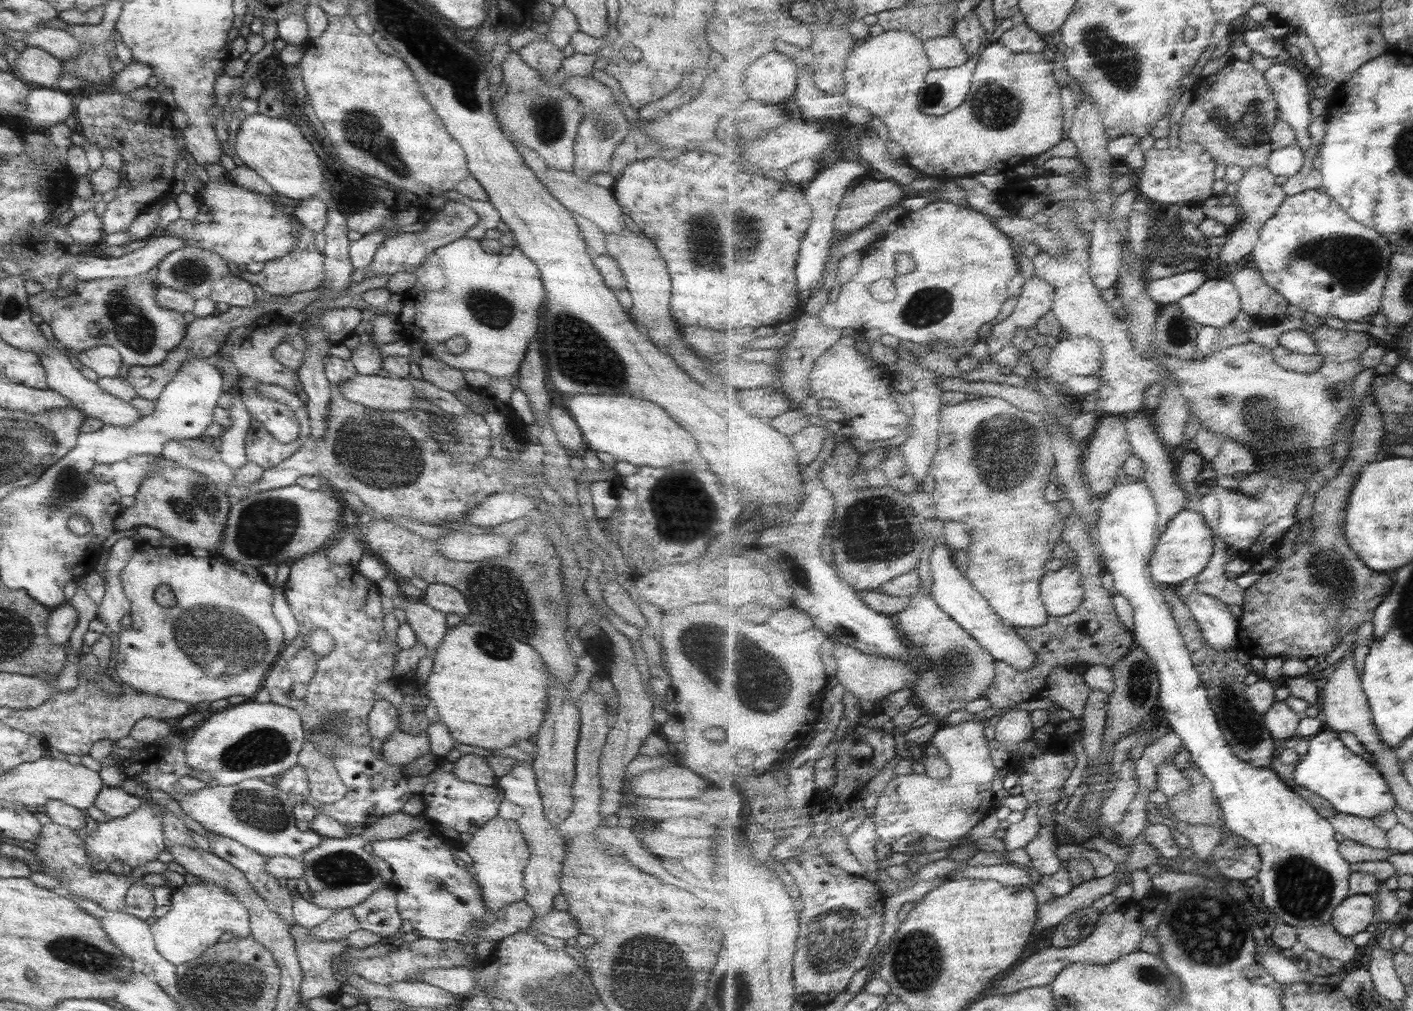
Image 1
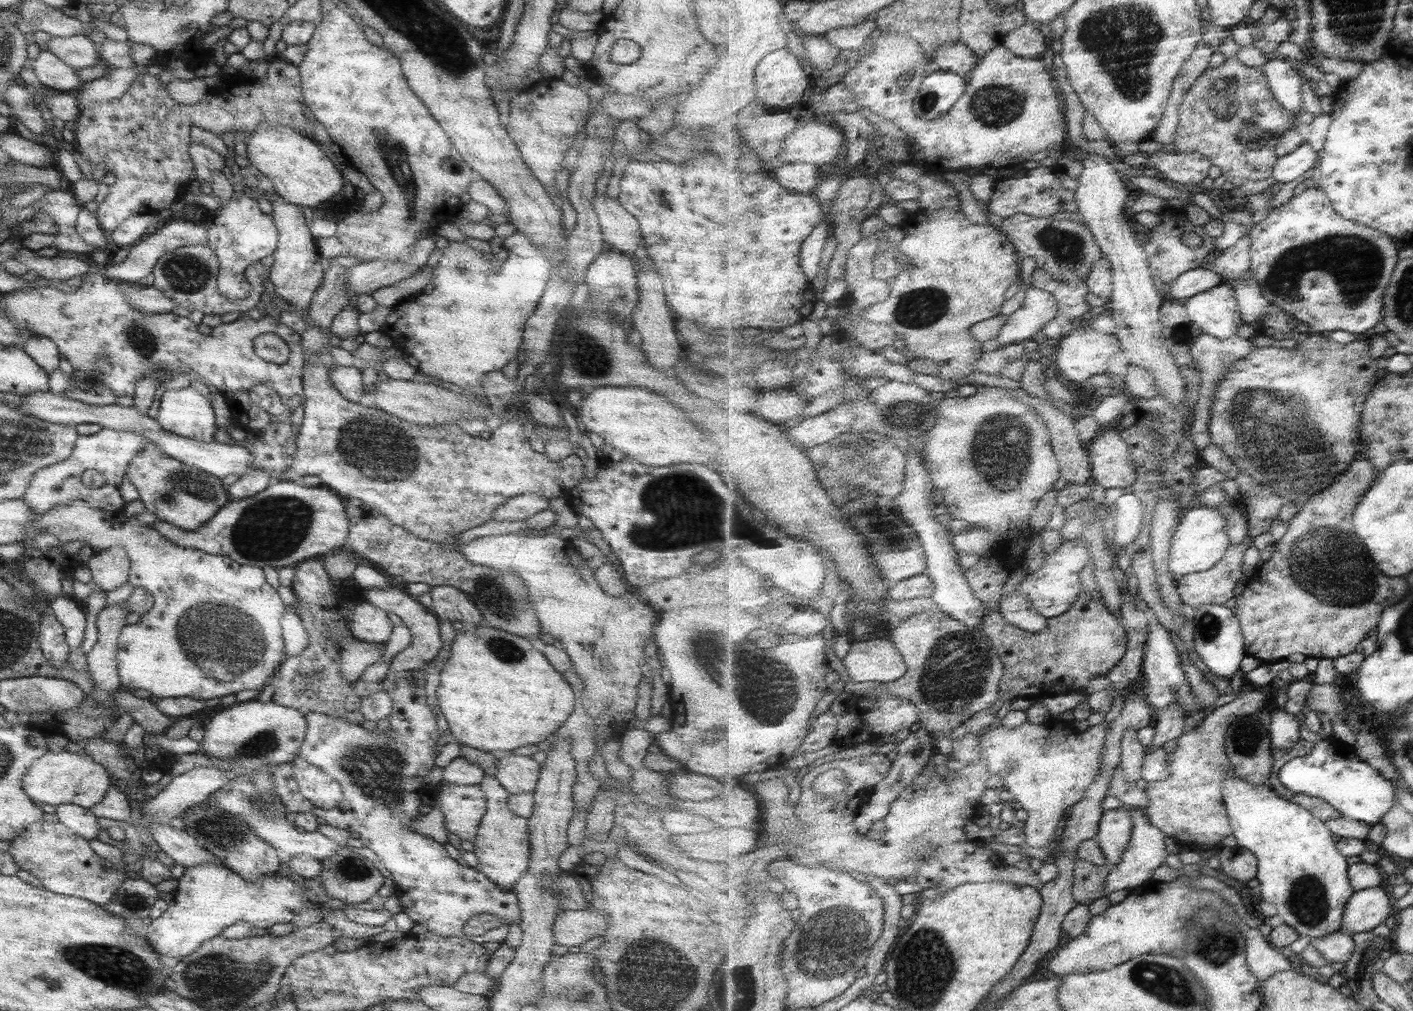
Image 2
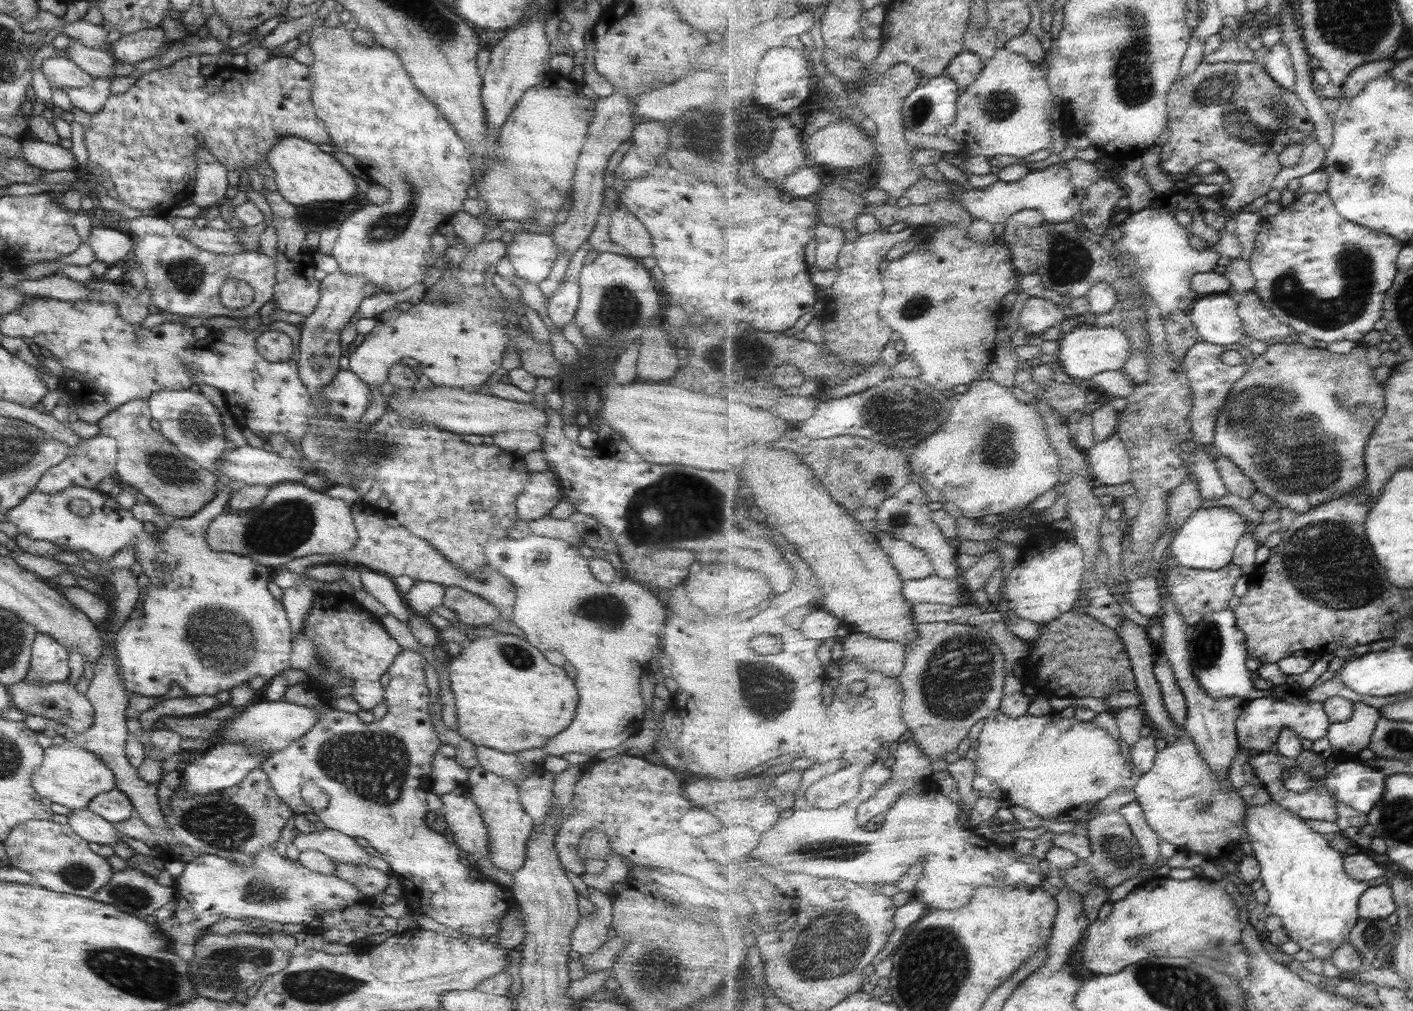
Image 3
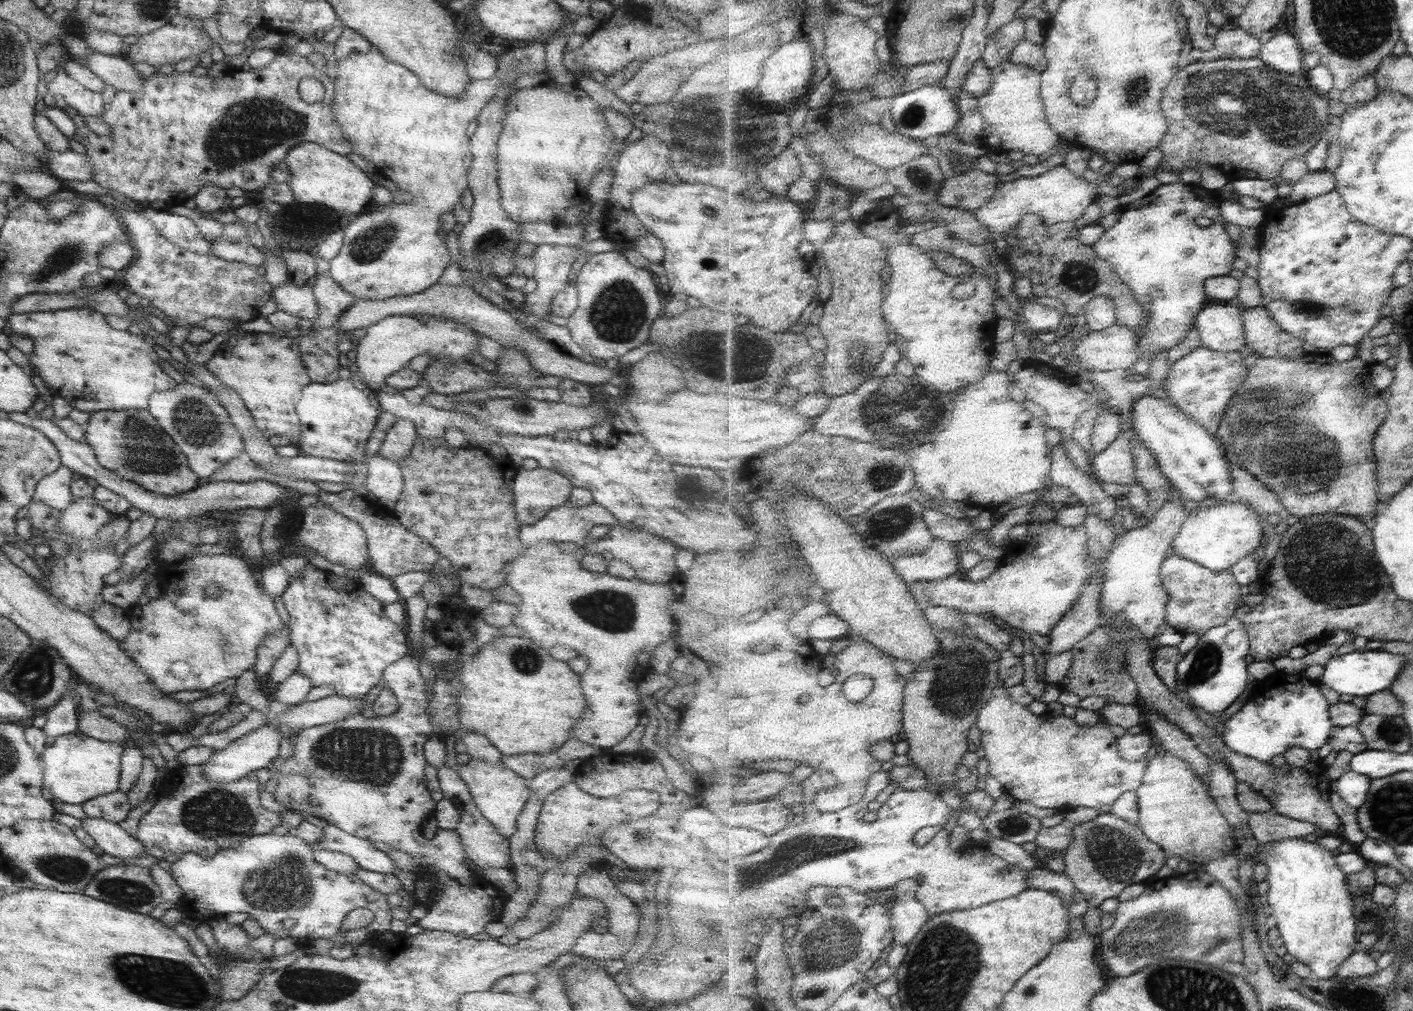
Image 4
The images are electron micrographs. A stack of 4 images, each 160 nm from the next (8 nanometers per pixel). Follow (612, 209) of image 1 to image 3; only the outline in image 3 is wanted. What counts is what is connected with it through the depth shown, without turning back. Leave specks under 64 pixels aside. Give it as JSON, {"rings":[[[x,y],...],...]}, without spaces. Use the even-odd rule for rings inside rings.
{"rings":[[[615,208],[609,214],[608,236],[611,242],[621,246],[635,260],[651,257],[652,240],[643,225],[629,212],[619,212]]]}

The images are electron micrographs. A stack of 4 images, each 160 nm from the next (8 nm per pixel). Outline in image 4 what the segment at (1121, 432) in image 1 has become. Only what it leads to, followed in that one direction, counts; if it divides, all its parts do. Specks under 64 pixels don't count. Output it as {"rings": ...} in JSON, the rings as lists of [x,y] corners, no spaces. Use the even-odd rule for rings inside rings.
{"rings":[[[1124,434],[1103,452],[1091,455],[1093,472],[1102,482],[1136,484],[1136,456],[1134,446]]]}

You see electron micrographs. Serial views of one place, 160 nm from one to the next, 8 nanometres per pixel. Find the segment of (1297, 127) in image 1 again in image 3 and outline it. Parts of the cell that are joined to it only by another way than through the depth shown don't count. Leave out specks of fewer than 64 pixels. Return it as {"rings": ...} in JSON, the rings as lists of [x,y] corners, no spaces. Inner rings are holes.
{"rings":[[[1281,42],[1269,49],[1270,51],[1264,54],[1258,61],[1268,69],[1271,78],[1274,78],[1285,88],[1295,90],[1297,73],[1289,47],[1285,42]]]}

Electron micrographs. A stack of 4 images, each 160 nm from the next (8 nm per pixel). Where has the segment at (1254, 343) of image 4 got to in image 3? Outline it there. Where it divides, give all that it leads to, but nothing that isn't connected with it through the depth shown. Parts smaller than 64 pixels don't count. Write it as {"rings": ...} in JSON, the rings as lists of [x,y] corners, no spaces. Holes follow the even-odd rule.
{"rings":[[[1257,292],[1237,294],[1236,299],[1241,321],[1244,322],[1244,335],[1249,336],[1251,340],[1262,340],[1267,346],[1278,342],[1285,344],[1299,342],[1299,334],[1277,319],[1272,310],[1261,301]]]}

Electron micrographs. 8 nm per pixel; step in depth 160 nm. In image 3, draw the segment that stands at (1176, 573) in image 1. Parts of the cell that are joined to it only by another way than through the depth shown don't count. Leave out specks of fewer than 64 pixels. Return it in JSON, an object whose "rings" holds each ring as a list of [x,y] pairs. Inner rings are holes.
{"rings":[[[1230,507],[1200,508],[1175,534],[1168,547],[1170,561],[1185,568],[1220,570],[1233,562],[1233,552],[1239,540],[1251,532],[1252,526],[1245,516]]]}

